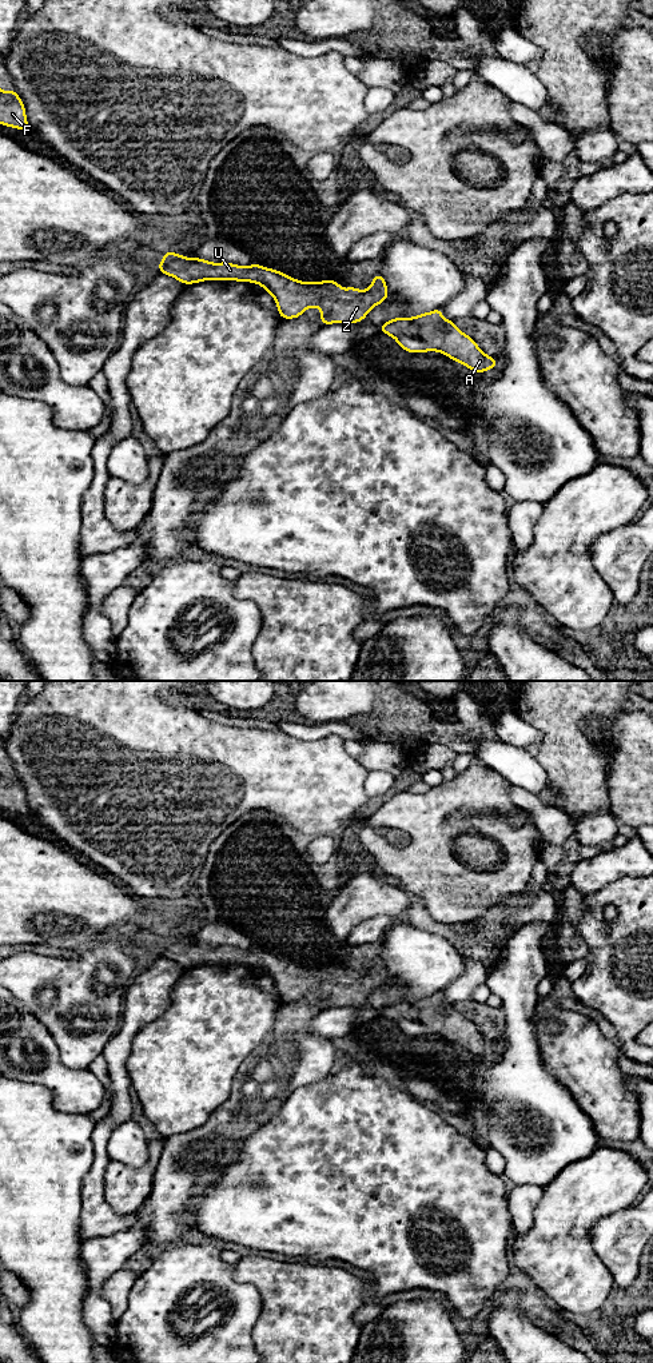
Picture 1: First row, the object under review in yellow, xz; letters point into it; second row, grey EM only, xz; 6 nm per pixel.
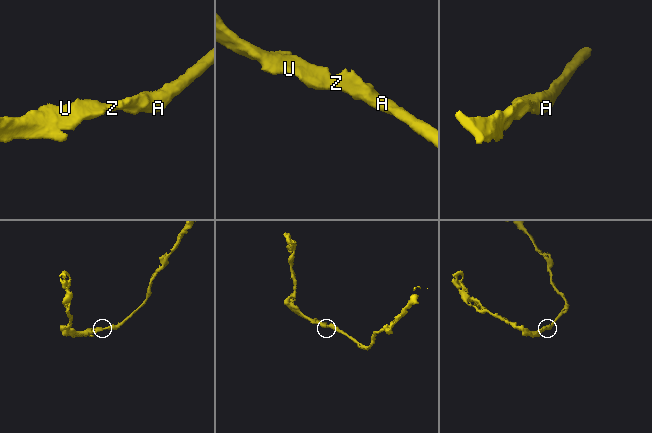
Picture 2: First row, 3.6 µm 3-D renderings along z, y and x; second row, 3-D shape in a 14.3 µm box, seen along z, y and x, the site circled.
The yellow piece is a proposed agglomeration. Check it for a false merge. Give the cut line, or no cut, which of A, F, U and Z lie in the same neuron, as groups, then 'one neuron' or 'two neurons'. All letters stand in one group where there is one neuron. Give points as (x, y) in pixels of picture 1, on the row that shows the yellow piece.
no cut; A F U Z; one neuron

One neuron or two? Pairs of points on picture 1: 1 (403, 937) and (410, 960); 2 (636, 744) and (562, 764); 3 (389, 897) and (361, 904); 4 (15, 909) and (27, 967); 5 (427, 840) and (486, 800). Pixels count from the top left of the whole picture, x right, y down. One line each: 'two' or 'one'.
1: one
2: two
3: one
4: two
5: one

